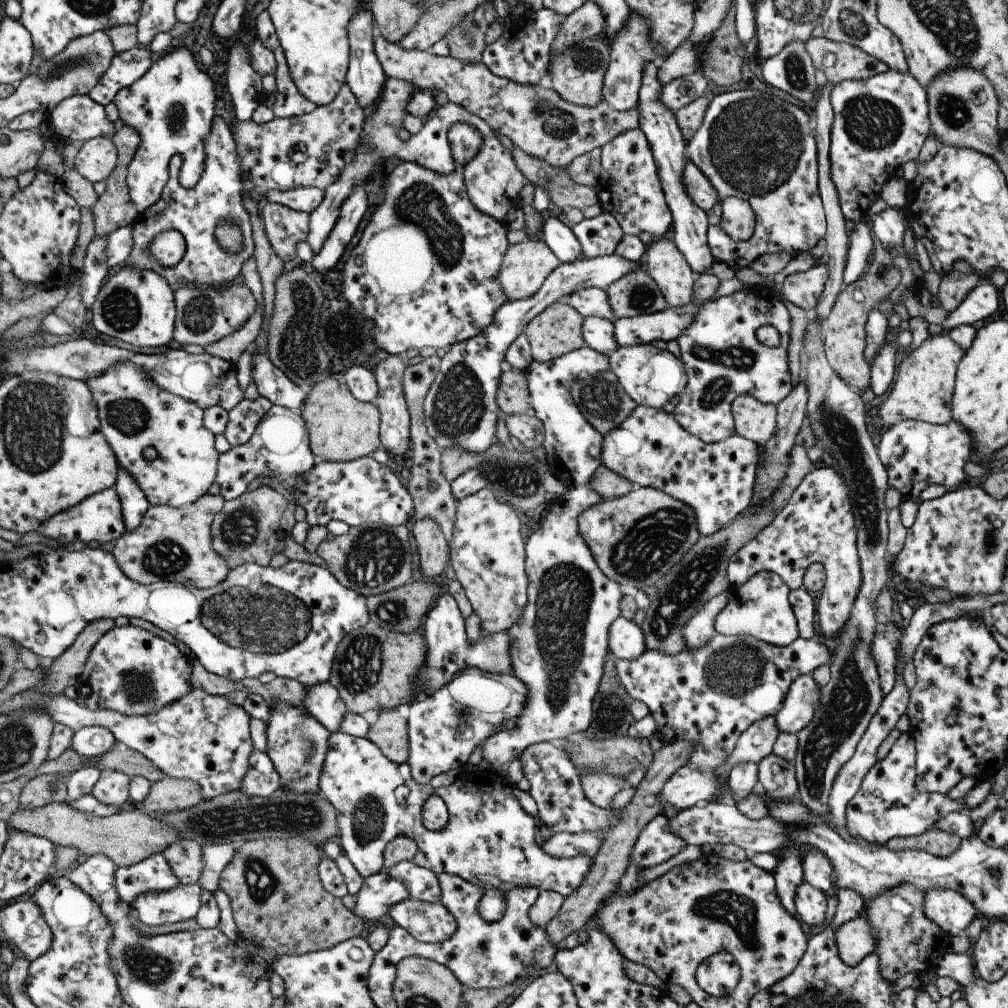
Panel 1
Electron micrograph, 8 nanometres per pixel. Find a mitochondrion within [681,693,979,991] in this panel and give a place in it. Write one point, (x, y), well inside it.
(721, 906)

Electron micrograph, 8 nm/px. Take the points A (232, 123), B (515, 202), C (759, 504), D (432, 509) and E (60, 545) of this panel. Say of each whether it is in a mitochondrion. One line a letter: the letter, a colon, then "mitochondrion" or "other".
A: other
B: other
C: other
D: other
E: other

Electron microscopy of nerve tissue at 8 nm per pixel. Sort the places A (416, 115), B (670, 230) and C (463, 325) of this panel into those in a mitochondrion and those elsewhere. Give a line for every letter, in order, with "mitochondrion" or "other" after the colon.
A: other
B: other
C: other

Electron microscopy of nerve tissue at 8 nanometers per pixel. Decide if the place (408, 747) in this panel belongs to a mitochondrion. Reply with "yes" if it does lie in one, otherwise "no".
no

